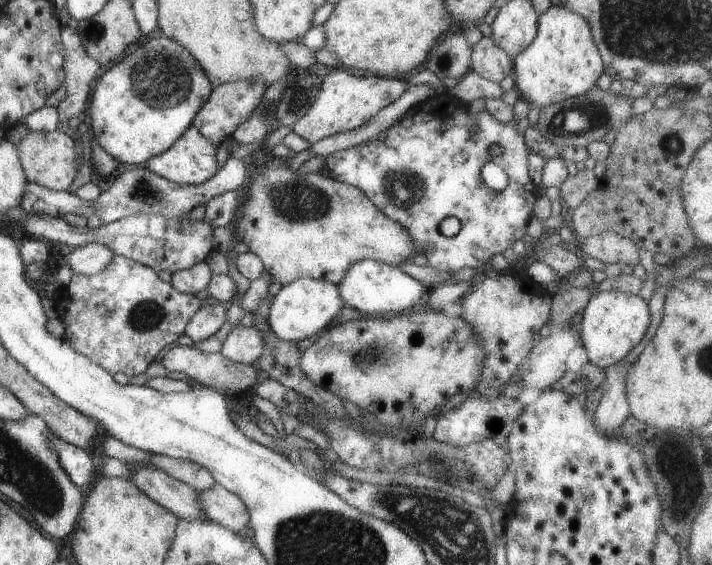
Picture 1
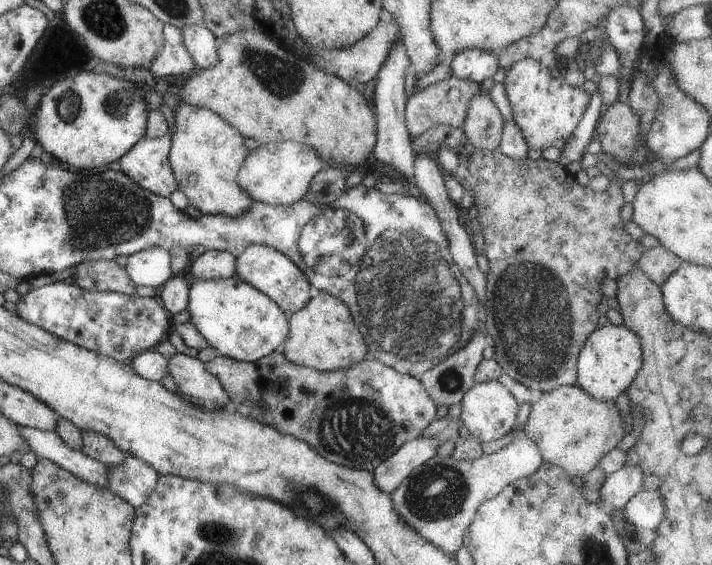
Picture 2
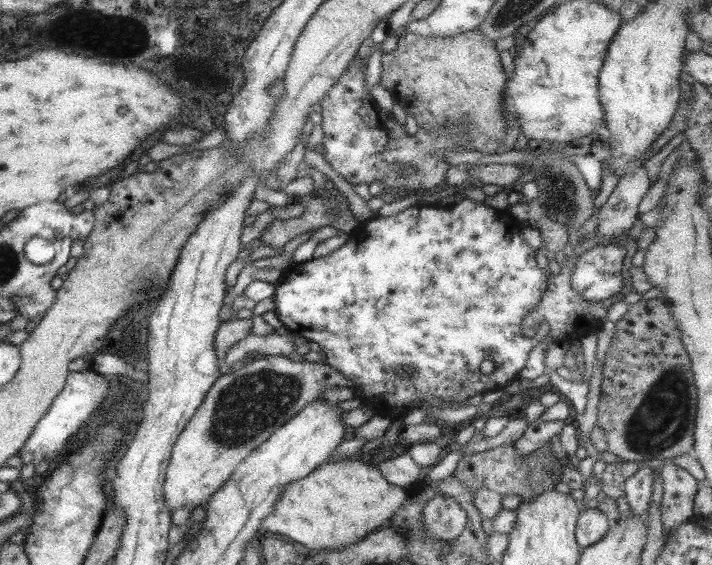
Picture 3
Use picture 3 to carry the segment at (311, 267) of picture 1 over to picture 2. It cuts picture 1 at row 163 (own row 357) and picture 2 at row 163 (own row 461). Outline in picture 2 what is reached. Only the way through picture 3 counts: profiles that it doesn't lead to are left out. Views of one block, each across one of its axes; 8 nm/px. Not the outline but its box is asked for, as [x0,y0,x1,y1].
[168,99,255,218]

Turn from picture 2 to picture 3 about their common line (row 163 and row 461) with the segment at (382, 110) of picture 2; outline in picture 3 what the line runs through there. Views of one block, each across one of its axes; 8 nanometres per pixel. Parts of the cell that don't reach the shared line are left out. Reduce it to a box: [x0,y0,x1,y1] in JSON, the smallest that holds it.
[379,452,423,490]

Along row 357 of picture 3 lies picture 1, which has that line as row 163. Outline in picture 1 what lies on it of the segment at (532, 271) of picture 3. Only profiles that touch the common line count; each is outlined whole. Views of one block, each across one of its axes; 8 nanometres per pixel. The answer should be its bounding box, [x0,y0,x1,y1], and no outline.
[326,95,539,273]

